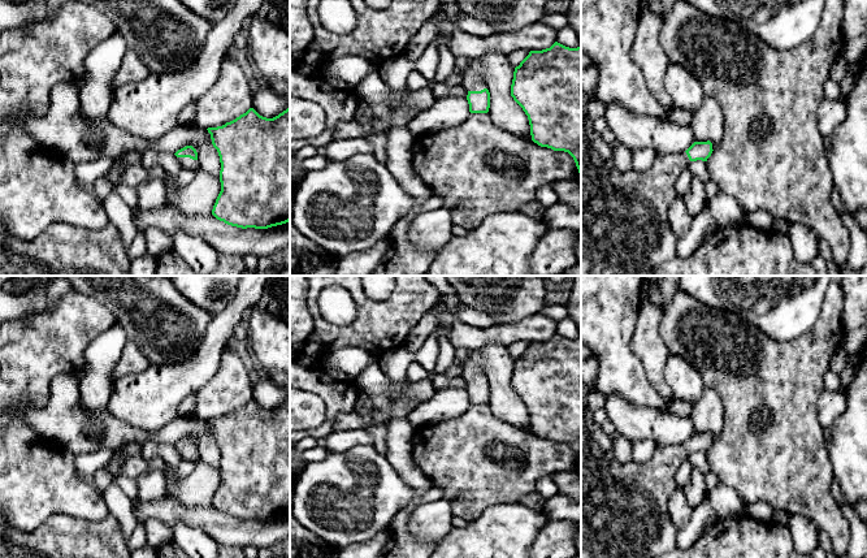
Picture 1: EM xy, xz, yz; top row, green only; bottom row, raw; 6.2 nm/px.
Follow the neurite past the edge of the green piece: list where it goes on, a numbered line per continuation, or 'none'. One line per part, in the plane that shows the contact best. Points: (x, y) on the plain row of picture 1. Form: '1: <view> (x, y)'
1: xy (186, 454)

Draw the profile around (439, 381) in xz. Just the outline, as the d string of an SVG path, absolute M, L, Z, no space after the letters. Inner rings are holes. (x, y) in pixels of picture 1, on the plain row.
M433 372L430 379L437 390L450 389L450 388L467 389L468 386L468 382L463 379L463 376L458 376L455 379L447 379L445 375Z

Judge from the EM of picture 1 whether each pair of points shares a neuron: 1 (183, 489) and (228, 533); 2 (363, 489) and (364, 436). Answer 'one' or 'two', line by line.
1: two
2: two

